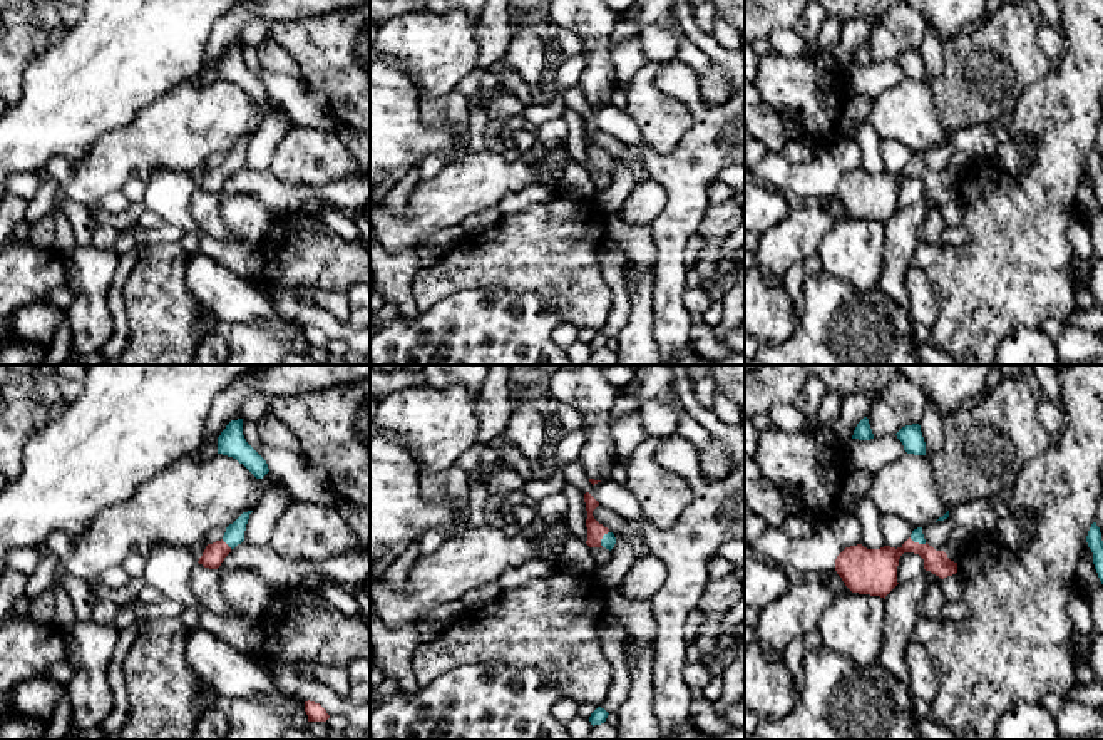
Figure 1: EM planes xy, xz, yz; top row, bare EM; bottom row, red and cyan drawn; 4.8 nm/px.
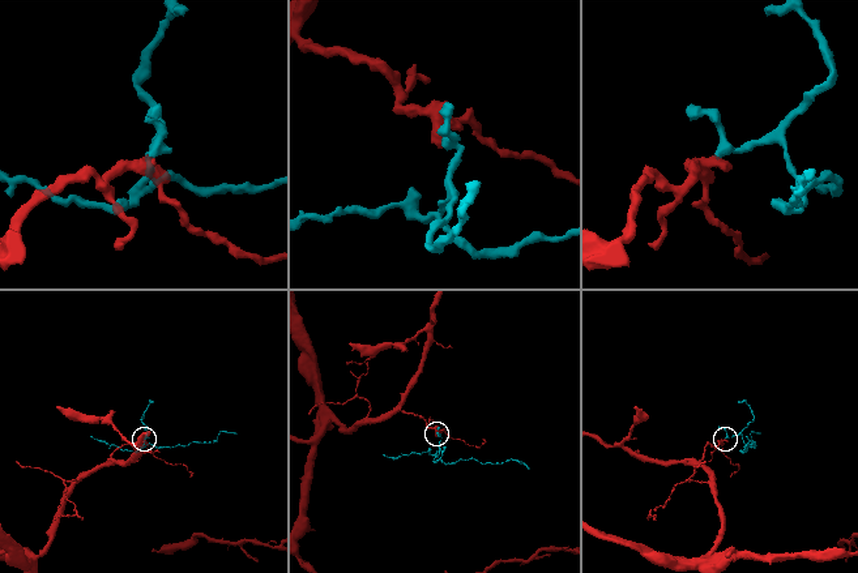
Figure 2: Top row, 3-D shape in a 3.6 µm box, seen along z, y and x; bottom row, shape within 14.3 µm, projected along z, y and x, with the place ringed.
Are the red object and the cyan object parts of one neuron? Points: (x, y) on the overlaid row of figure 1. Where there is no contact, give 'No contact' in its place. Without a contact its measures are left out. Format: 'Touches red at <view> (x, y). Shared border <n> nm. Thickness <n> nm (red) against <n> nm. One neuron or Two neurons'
Touches red at xz (601, 538). Shared border 90 nm. Thickness 80 nm (red) against 70 nm. One neuron

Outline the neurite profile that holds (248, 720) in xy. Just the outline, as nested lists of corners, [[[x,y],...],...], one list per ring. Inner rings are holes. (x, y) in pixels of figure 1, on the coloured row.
[[[226,700],[221,707],[229,723],[224,740],[280,740],[288,730],[308,727],[301,715],[288,722],[253,700]]]

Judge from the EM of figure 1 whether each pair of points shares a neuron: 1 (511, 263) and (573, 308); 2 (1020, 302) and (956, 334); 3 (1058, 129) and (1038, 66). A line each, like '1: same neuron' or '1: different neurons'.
1: same neuron
2: same neuron
3: different neurons

